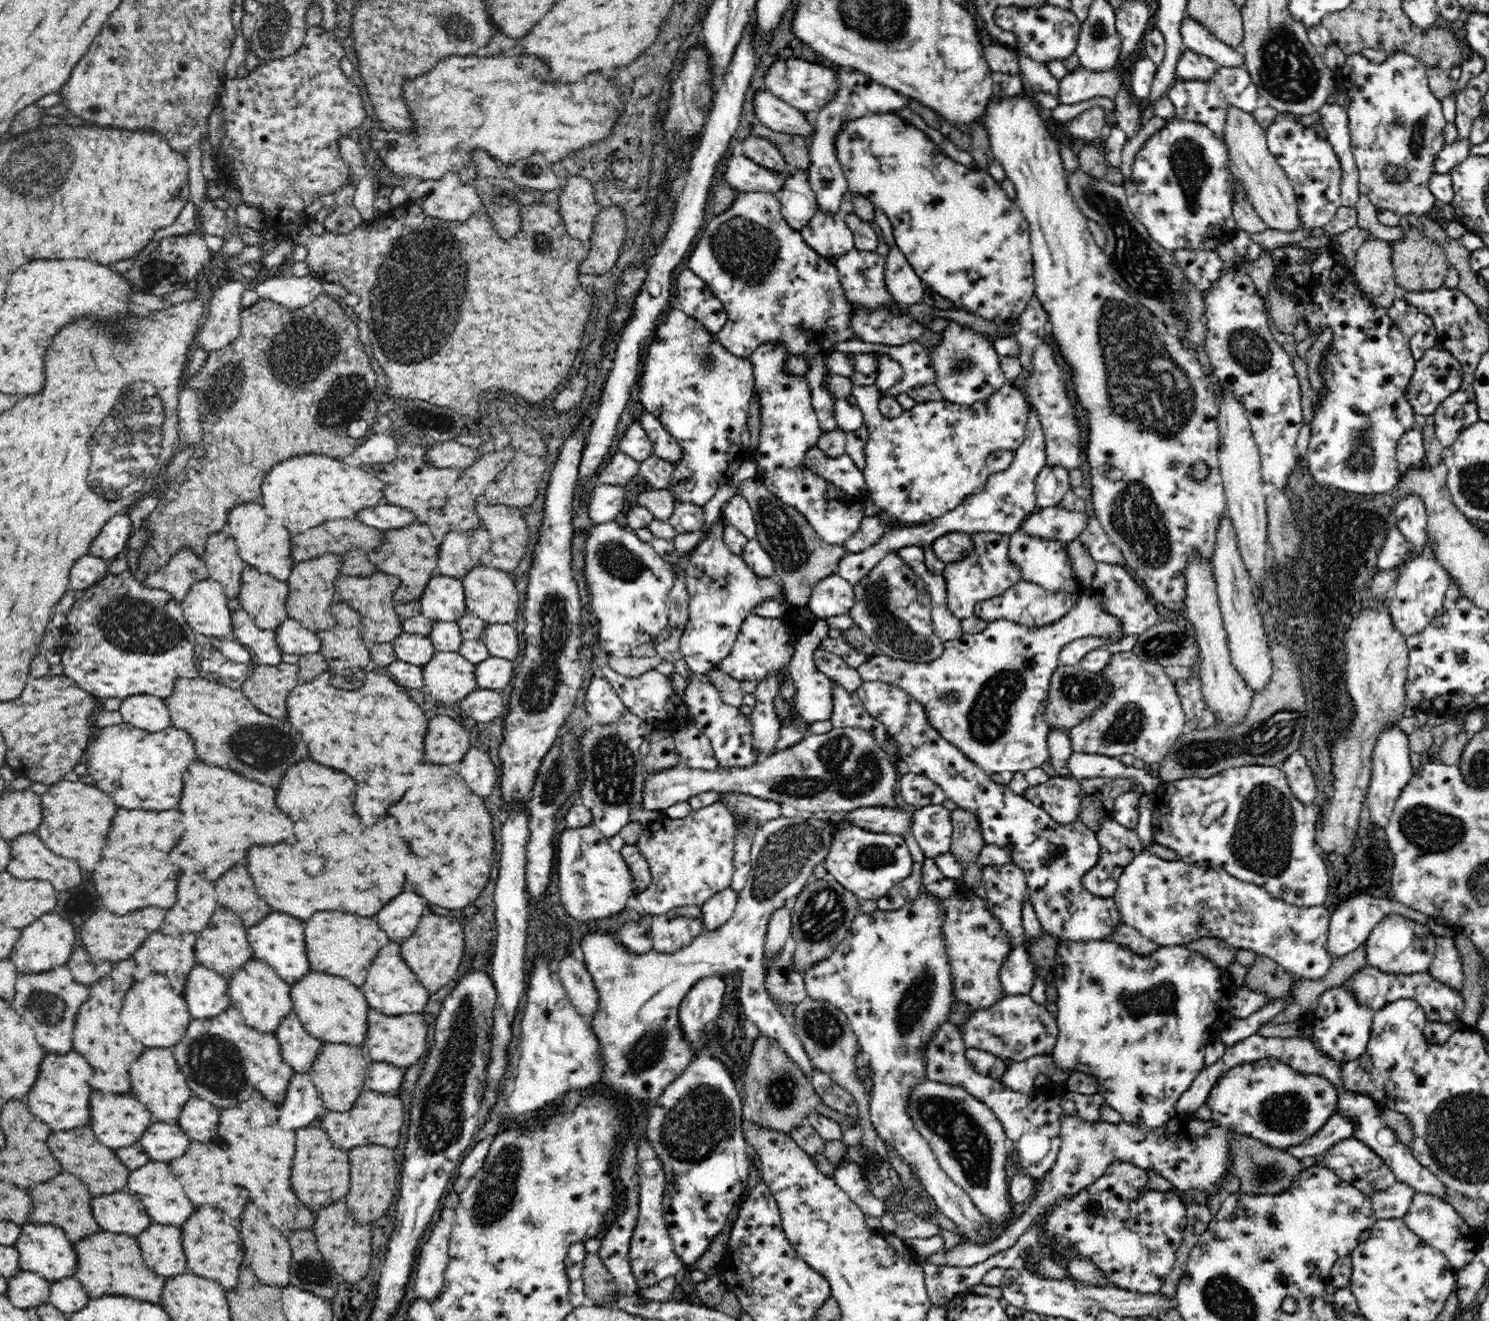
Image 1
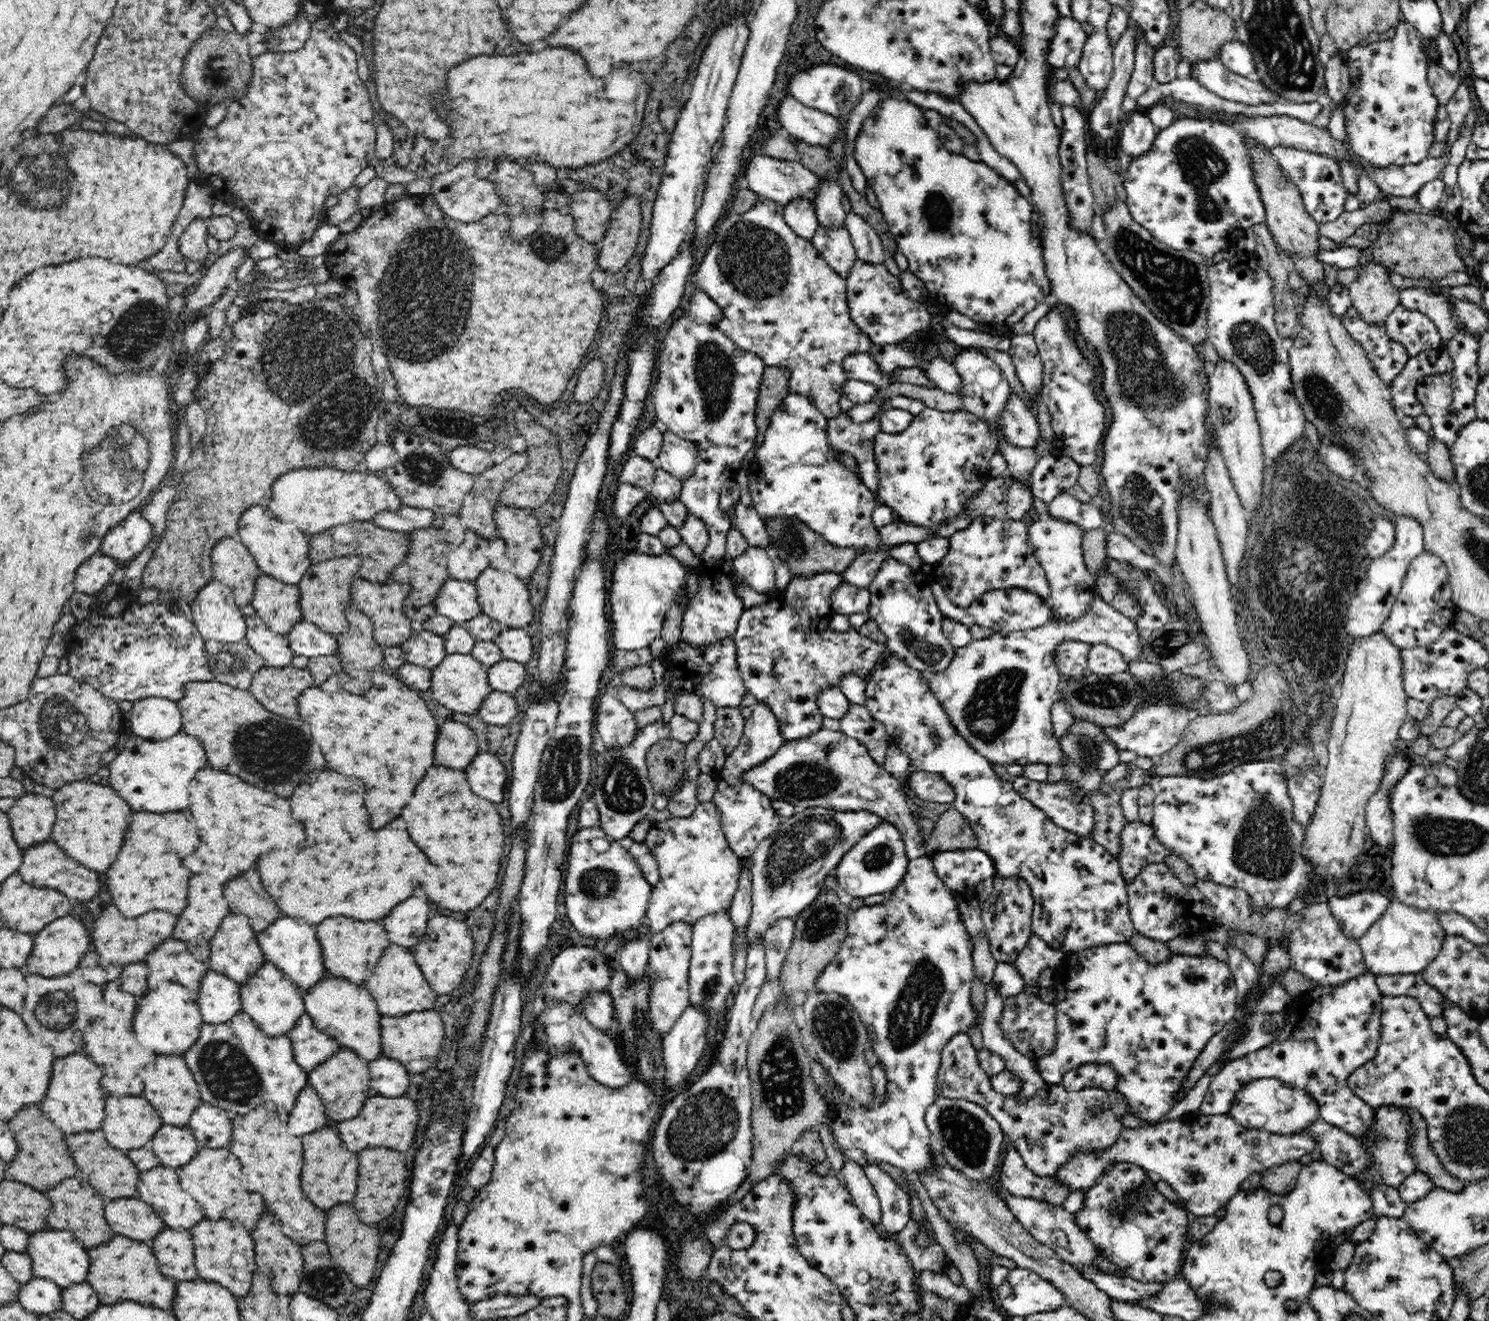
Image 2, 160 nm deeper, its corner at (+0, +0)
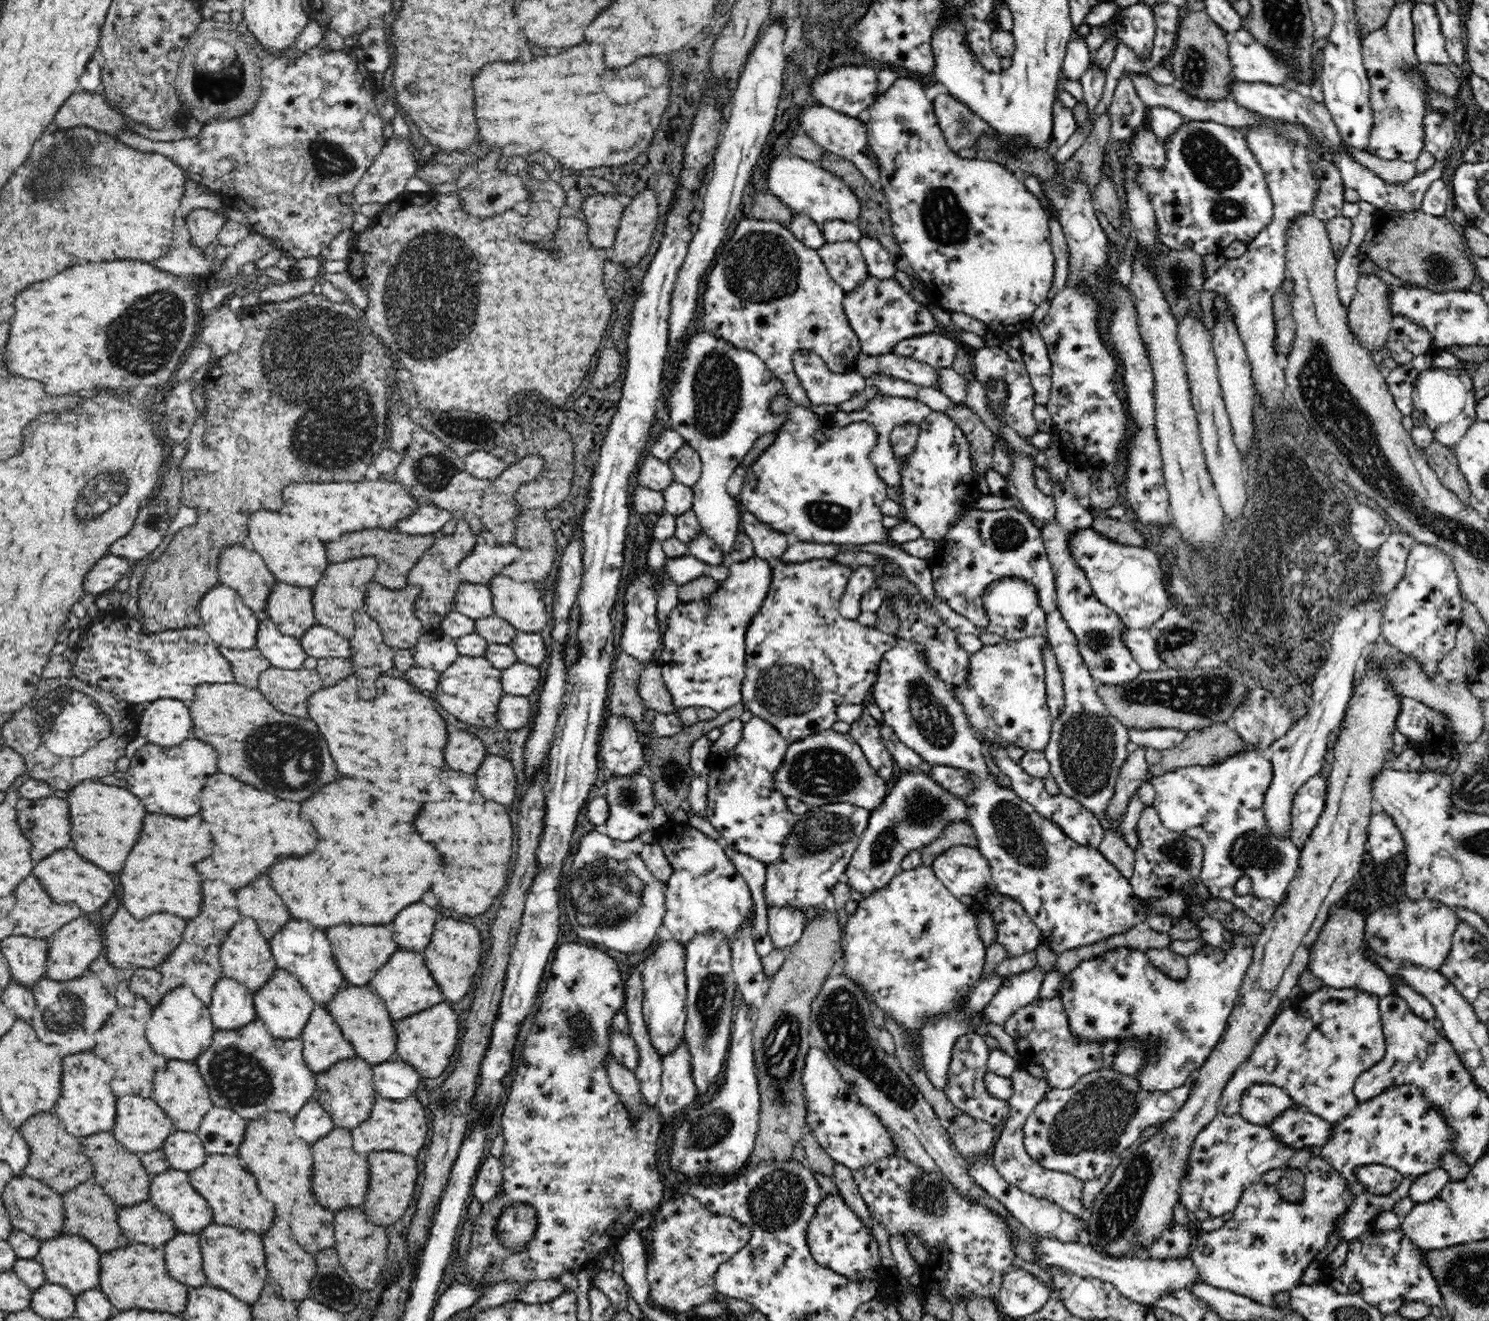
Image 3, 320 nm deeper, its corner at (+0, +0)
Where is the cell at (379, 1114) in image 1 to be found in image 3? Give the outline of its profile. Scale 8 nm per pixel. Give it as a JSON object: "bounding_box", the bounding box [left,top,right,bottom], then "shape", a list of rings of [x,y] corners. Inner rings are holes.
{"bounding_box":[352,1094,428,1156],"shape":[[[417,1094],[411,1097],[398,1100],[390,1100],[384,1097],[377,1097],[374,1106],[371,1107],[370,1118],[362,1122],[358,1128],[352,1130],[352,1142],[356,1152],[374,1152],[374,1150],[394,1150],[394,1152],[404,1152],[416,1156],[428,1136],[428,1118],[426,1118],[426,1108]]]}

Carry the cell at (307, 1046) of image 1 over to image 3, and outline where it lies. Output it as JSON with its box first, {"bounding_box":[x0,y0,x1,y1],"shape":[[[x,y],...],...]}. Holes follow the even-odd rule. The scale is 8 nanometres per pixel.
{"bounding_box":[299,1006,357,1073],"shape":[[[316,1006],[315,1010],[310,1013],[310,1019],[303,1028],[302,1035],[299,1036],[303,1042],[303,1061],[312,1071],[318,1073],[332,1067],[340,1060],[356,1058],[357,1055],[351,1048],[350,1042],[346,1041],[342,1035],[327,1010],[322,1006]]]}

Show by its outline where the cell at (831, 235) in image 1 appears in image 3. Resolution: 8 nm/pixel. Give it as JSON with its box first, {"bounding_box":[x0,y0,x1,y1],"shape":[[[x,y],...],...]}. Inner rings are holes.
{"bounding_box":[817,239,868,292],"shape":[[[849,239],[824,242],[817,251],[833,281],[845,292],[856,290],[868,278],[866,259],[858,243]]]}

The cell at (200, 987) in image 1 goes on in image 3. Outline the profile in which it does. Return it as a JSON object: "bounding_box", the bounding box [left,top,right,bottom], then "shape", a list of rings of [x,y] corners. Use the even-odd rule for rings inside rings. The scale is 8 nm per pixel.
{"bounding_box":[208,978,257,1030],"shape":[[[218,978],[211,992],[208,1011],[216,1030],[231,1030],[247,1026],[257,1017],[255,1014],[254,993],[234,979]]]}

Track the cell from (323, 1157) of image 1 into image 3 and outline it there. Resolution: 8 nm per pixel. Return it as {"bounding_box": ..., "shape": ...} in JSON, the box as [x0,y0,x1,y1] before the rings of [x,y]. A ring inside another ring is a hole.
{"bounding_box":[312,1128,370,1210],"shape":[[[344,1128],[332,1130],[326,1138],[312,1144],[312,1154],[314,1154],[314,1176],[312,1176],[314,1198],[330,1210],[360,1206],[362,1198],[366,1198],[366,1182],[370,1180],[370,1172],[366,1170],[366,1154],[350,1150],[350,1132]]]}

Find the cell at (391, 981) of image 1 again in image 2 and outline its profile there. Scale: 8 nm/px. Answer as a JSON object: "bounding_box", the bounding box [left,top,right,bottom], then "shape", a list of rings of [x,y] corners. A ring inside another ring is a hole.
{"bounding_box":[362,946,437,1017],"shape":[[[388,946],[382,953],[374,972],[362,986],[374,998],[378,1011],[383,1016],[400,1017],[406,1014],[431,1010],[437,1000],[437,995],[431,990],[424,978],[418,963],[414,960],[414,953],[403,946]]]}

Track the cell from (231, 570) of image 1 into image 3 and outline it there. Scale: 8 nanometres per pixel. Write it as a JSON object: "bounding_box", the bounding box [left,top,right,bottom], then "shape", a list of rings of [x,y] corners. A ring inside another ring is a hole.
{"bounding_box":[216,545,278,610],"shape":[[[249,545],[225,547],[216,569],[219,583],[236,590],[249,609],[265,610],[267,597],[278,581]]]}

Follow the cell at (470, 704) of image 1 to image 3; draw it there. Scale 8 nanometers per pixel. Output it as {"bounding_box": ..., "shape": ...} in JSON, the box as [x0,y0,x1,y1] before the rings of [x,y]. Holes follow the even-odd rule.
{"bounding_box":[495,694,533,730],"shape":[[[504,694],[499,699],[495,710],[495,720],[498,720],[499,726],[520,730],[530,722],[530,718],[533,717],[528,697]]]}

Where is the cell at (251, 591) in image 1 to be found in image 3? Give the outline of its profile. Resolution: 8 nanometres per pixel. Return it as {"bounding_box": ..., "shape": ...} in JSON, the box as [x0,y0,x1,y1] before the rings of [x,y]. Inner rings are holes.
{"bounding_box":[265,583,317,639],"shape":[[[276,583],[267,597],[265,611],[278,627],[278,632],[299,639],[310,626],[317,624],[314,609],[311,608],[311,588],[301,588],[285,583]]]}

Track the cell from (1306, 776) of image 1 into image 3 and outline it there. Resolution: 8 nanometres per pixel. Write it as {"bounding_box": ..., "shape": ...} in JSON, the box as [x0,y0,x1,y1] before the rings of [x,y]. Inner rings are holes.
{"bounding_box":[1290,774,1327,850],"shape":[[[1320,774],[1309,778],[1295,795],[1290,810],[1290,834],[1298,850],[1310,838],[1327,796],[1327,780]]]}

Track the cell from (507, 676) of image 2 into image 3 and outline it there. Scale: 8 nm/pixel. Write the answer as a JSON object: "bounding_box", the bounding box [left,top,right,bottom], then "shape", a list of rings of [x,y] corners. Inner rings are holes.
{"bounding_box":[499,662,540,696],"shape":[[[516,662],[499,675],[506,695],[530,696],[540,686],[540,670],[537,667]]]}

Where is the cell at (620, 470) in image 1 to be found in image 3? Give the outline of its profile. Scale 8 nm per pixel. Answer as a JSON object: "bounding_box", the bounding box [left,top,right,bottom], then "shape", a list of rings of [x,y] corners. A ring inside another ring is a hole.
{"bounding_box":[637,455,674,490],"shape":[[[654,455],[643,458],[637,469],[637,482],[650,490],[666,490],[674,482],[674,473],[668,467],[668,461],[660,460]]]}

